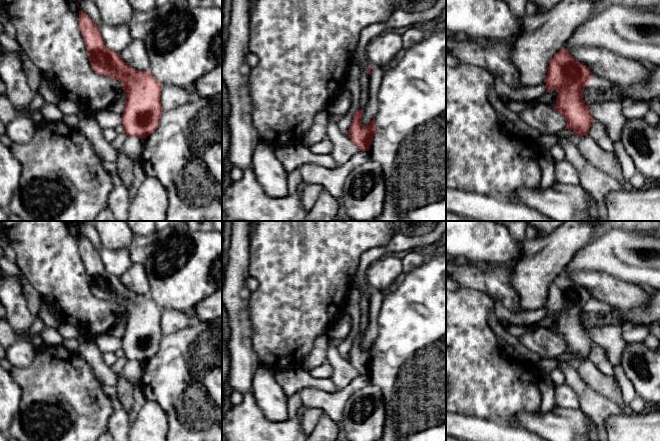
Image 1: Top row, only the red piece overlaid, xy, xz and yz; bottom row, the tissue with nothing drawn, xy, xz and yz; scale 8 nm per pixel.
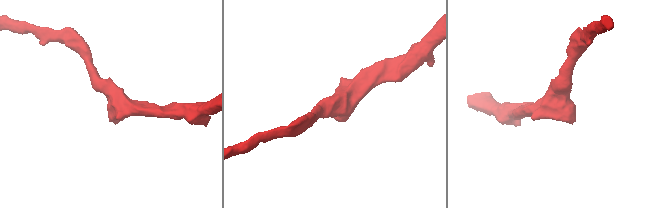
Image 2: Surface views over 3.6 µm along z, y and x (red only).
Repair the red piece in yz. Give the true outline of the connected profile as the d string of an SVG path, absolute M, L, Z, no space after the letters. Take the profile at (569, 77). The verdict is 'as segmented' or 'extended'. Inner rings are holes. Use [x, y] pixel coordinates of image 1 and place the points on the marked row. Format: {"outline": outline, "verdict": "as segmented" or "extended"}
{"outline": "M562 48L549 61L544 81L547 85L546 92L558 91L553 108L565 118L565 129L573 130L576 137L588 136L595 121L582 96L592 79L589 68L575 60L566 48Z", "verdict": "as segmented"}

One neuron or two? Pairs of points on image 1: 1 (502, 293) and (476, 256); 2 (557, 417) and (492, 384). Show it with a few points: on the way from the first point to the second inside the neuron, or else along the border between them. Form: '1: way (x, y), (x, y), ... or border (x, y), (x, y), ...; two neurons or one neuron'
1: border (459, 258), (472, 263), (499, 265); two neurons
2: border (539, 409), (533, 413), (519, 412), (516, 416); two neurons

